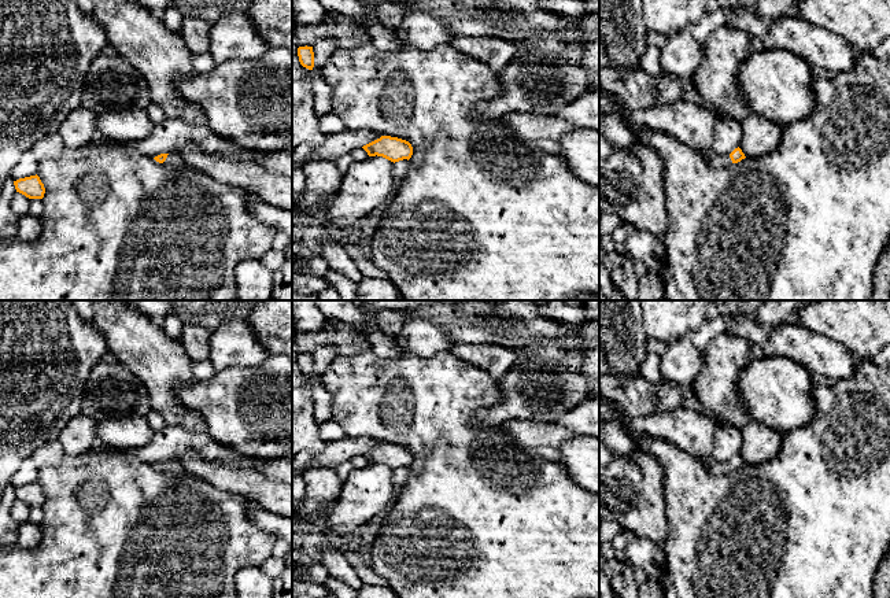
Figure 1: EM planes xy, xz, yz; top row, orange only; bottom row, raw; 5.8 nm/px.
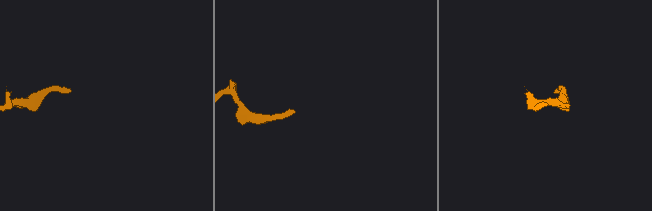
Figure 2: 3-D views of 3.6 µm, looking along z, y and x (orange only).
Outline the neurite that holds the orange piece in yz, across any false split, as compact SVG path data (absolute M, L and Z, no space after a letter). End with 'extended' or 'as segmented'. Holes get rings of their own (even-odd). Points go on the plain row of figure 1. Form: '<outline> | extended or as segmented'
M738 454L730 462L717 462L712 455L701 458L706 470L714 476L728 475L745 466L745 461Z | extended

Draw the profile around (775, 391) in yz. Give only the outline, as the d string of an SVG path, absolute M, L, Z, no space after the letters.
M787 357L750 361L738 376L738 395L750 421L782 435L815 416L812 373Z

